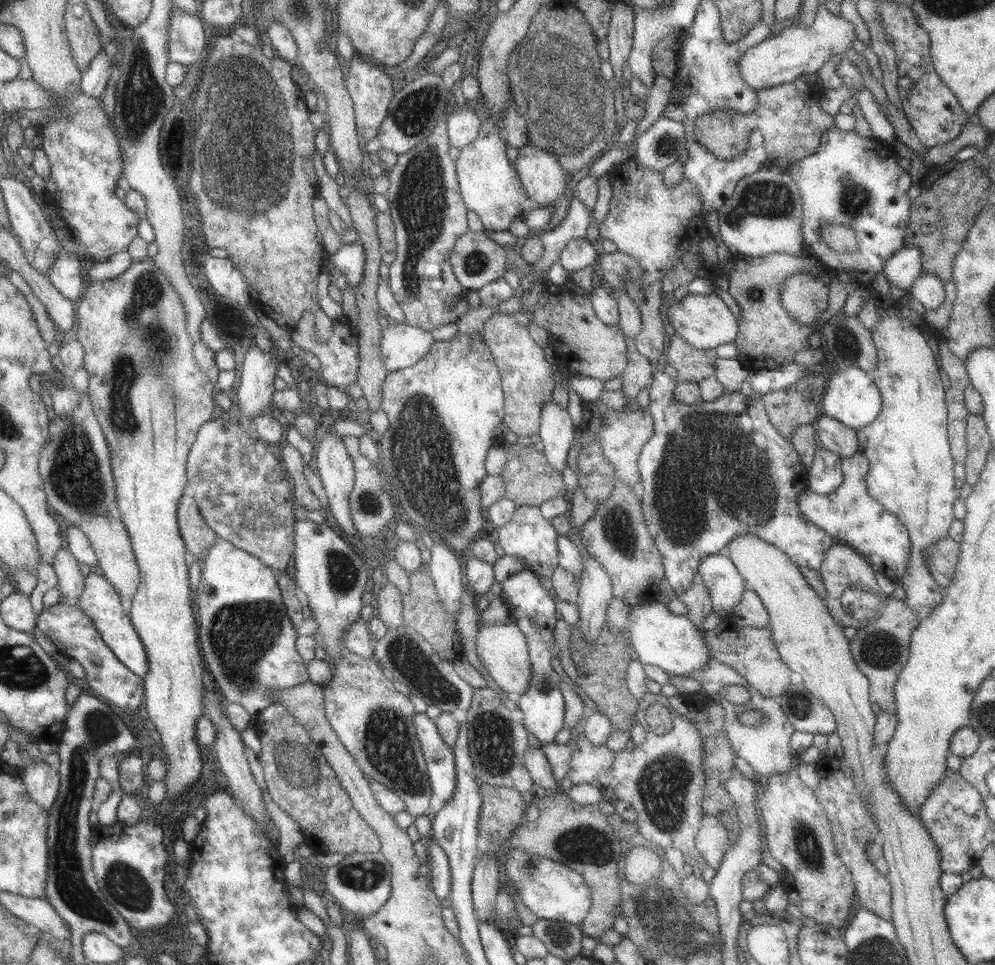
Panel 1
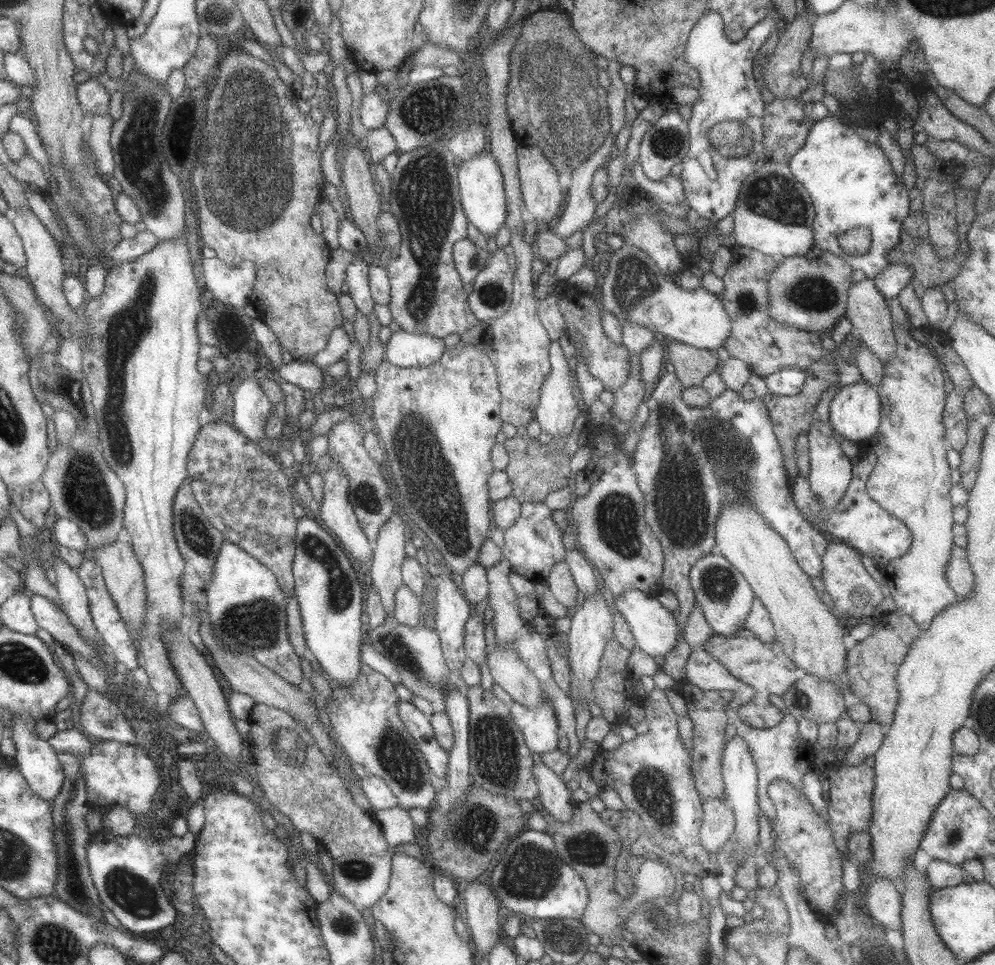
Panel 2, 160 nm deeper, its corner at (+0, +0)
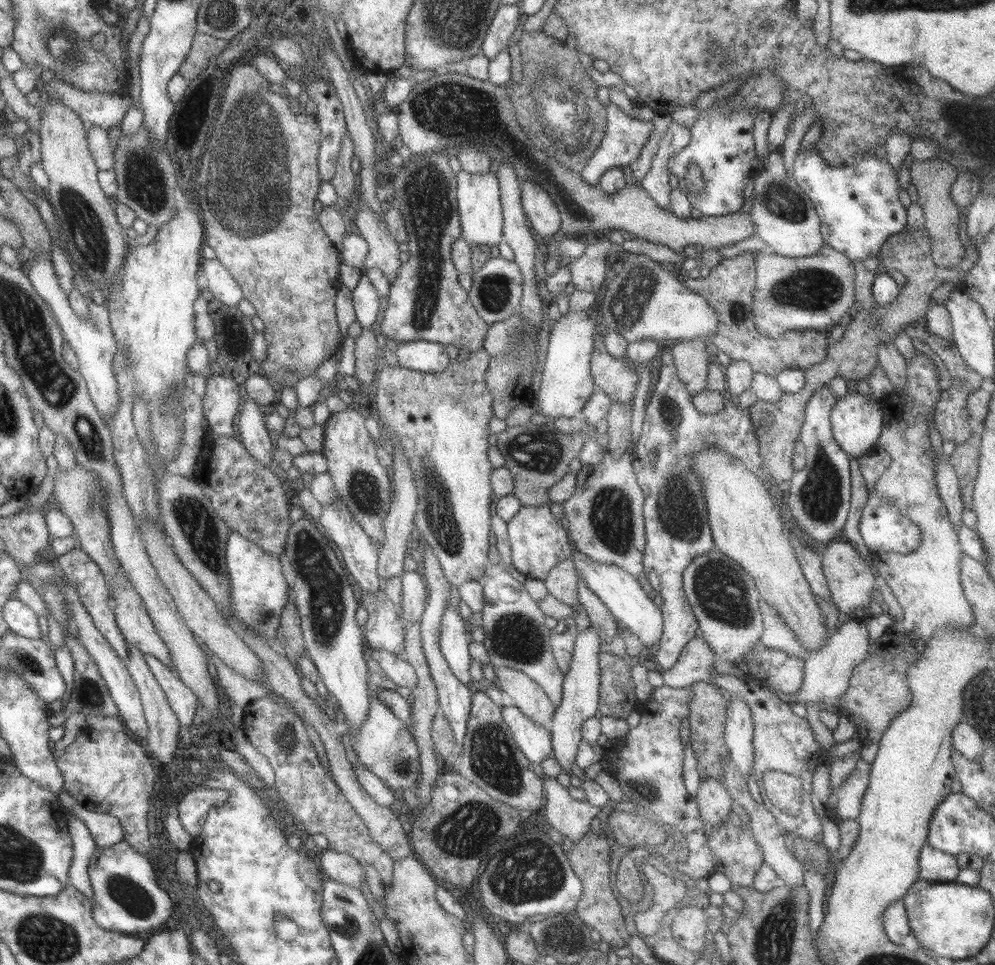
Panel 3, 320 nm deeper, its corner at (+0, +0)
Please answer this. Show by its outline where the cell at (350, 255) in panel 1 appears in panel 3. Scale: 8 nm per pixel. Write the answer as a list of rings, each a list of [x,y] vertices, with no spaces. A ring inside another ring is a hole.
[[[365,273],[361,274],[352,290],[351,298],[355,321],[360,324],[362,329],[376,328],[382,311],[379,307],[379,297],[367,275]]]

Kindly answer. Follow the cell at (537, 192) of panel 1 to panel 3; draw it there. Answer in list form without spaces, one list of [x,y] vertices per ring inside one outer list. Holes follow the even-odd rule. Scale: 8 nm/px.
[[[520,182],[520,201],[533,232],[547,242],[559,235],[560,214],[552,203],[551,197],[537,183]]]

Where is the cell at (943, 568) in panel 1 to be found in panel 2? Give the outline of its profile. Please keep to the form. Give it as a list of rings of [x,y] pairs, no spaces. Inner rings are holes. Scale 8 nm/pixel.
[[[952,546],[951,558],[945,571],[947,584],[955,592],[958,601],[965,601],[971,597],[971,590],[975,587],[975,577],[971,570],[967,553],[964,548]]]

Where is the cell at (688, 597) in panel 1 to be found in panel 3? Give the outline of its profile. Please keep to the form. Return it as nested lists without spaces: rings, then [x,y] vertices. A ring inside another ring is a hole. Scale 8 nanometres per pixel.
[[[695,636],[684,646],[673,668],[658,671],[658,676],[663,678],[663,685],[671,688],[689,687],[697,681],[711,683],[709,669],[714,660],[709,644]]]

